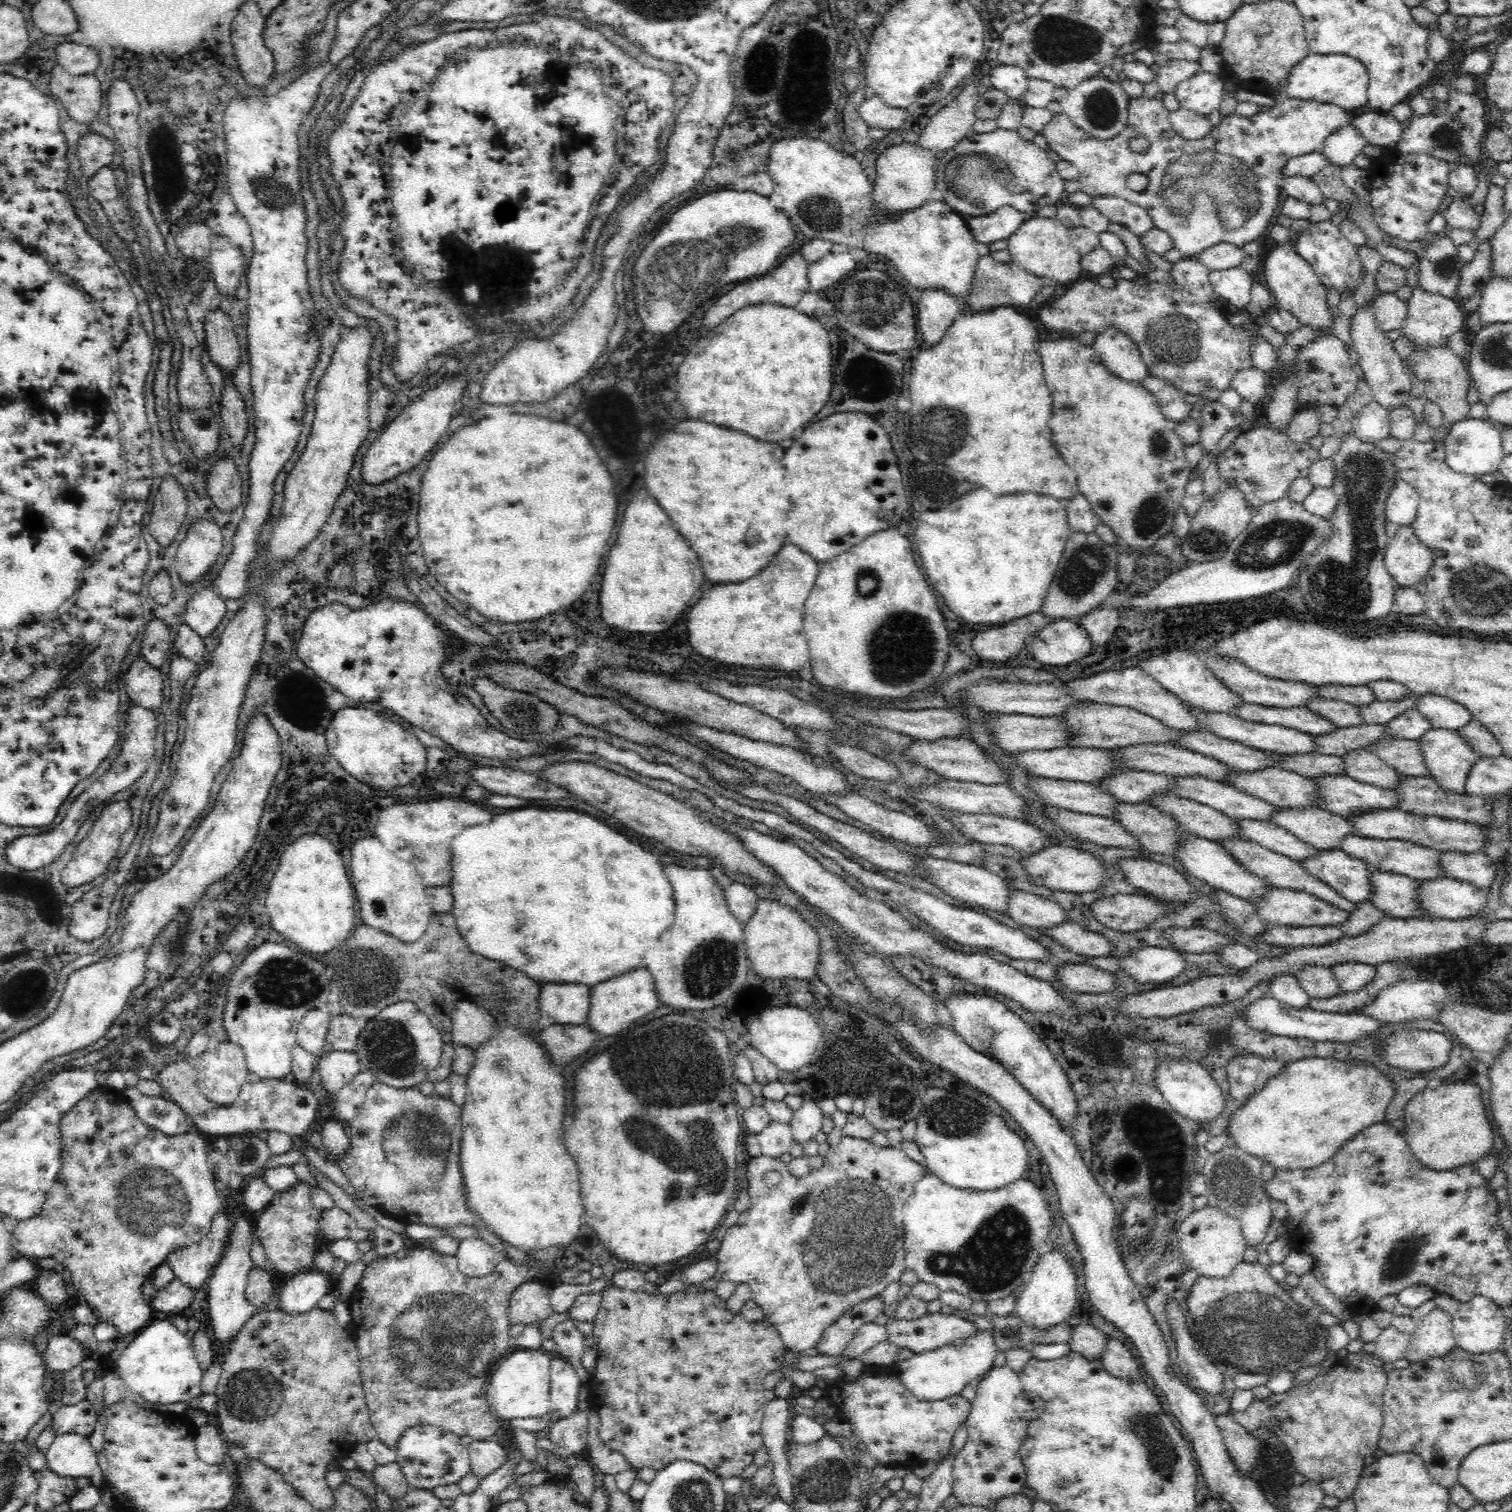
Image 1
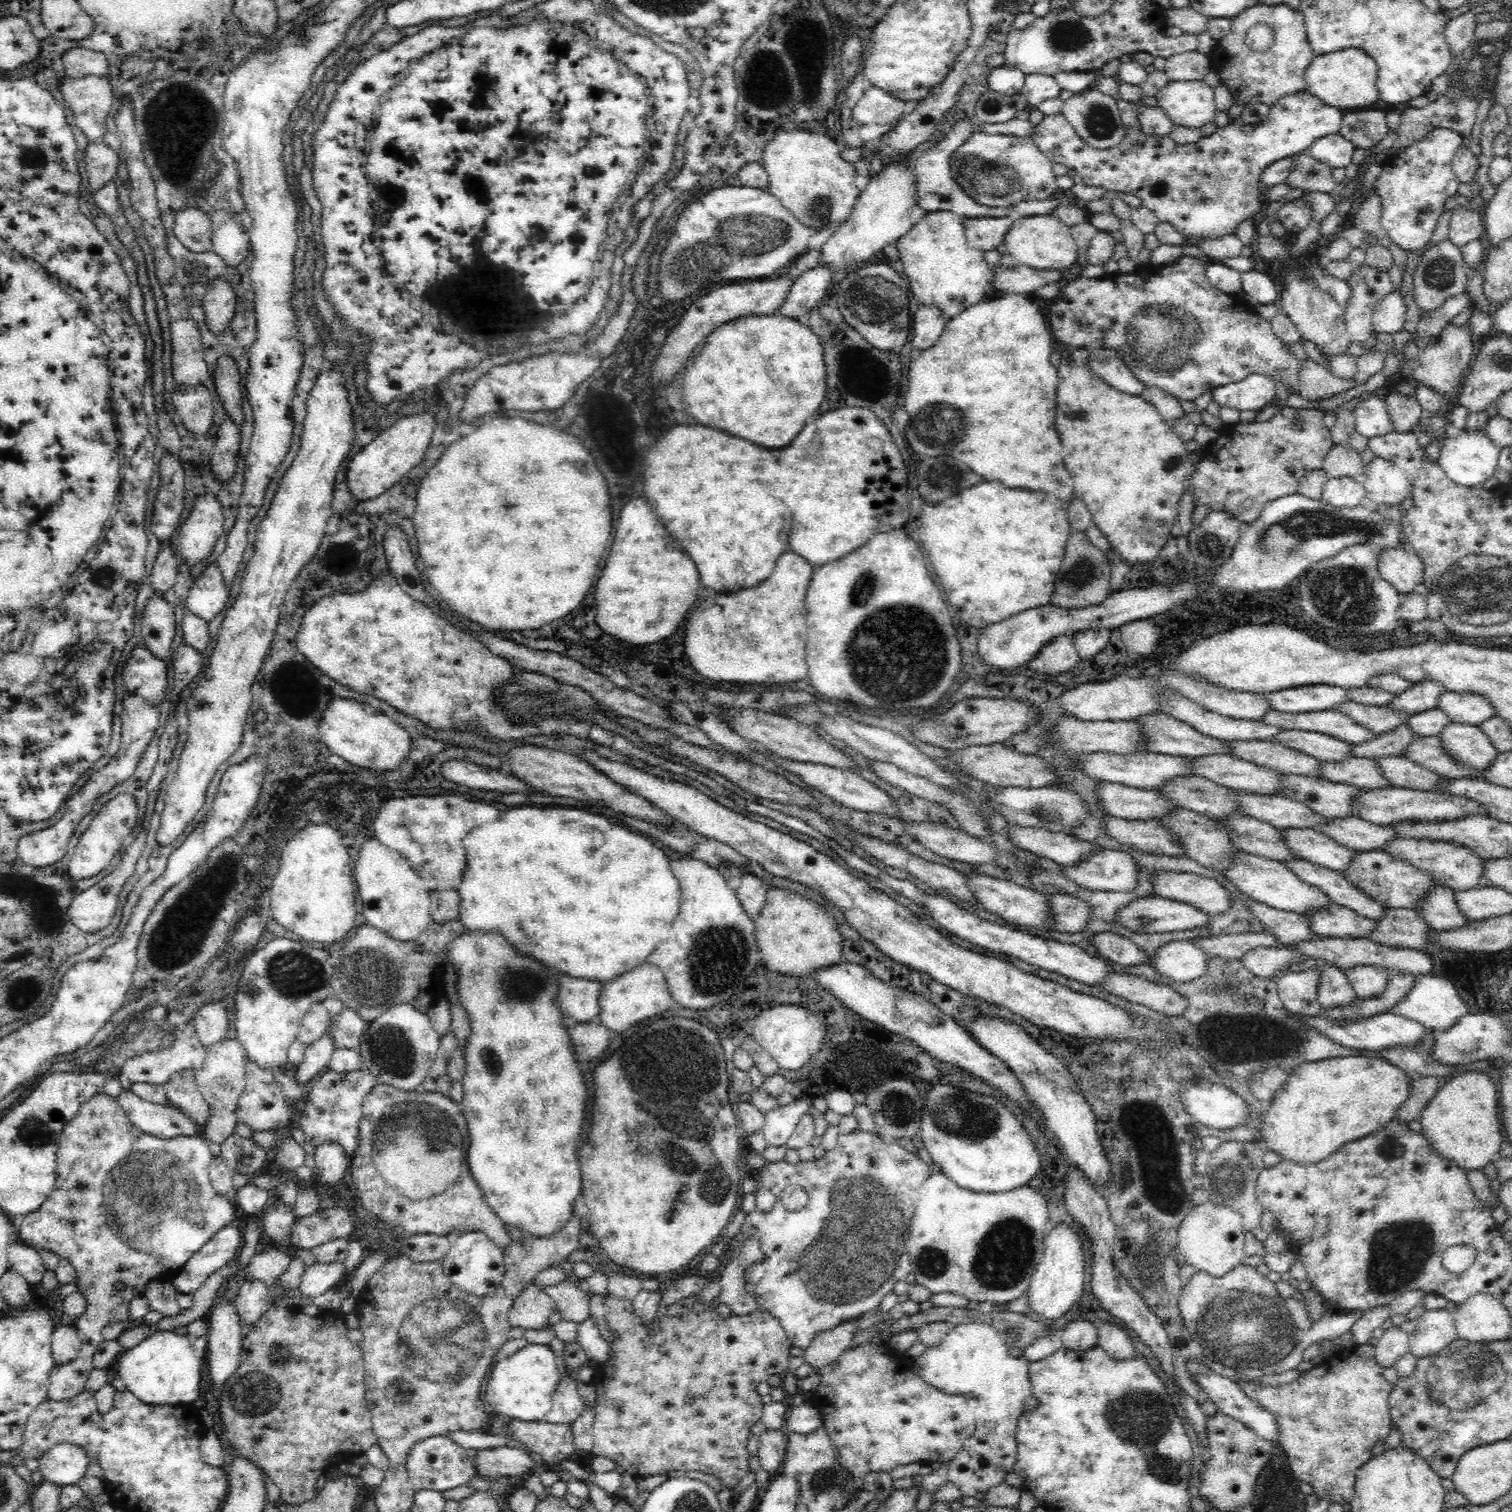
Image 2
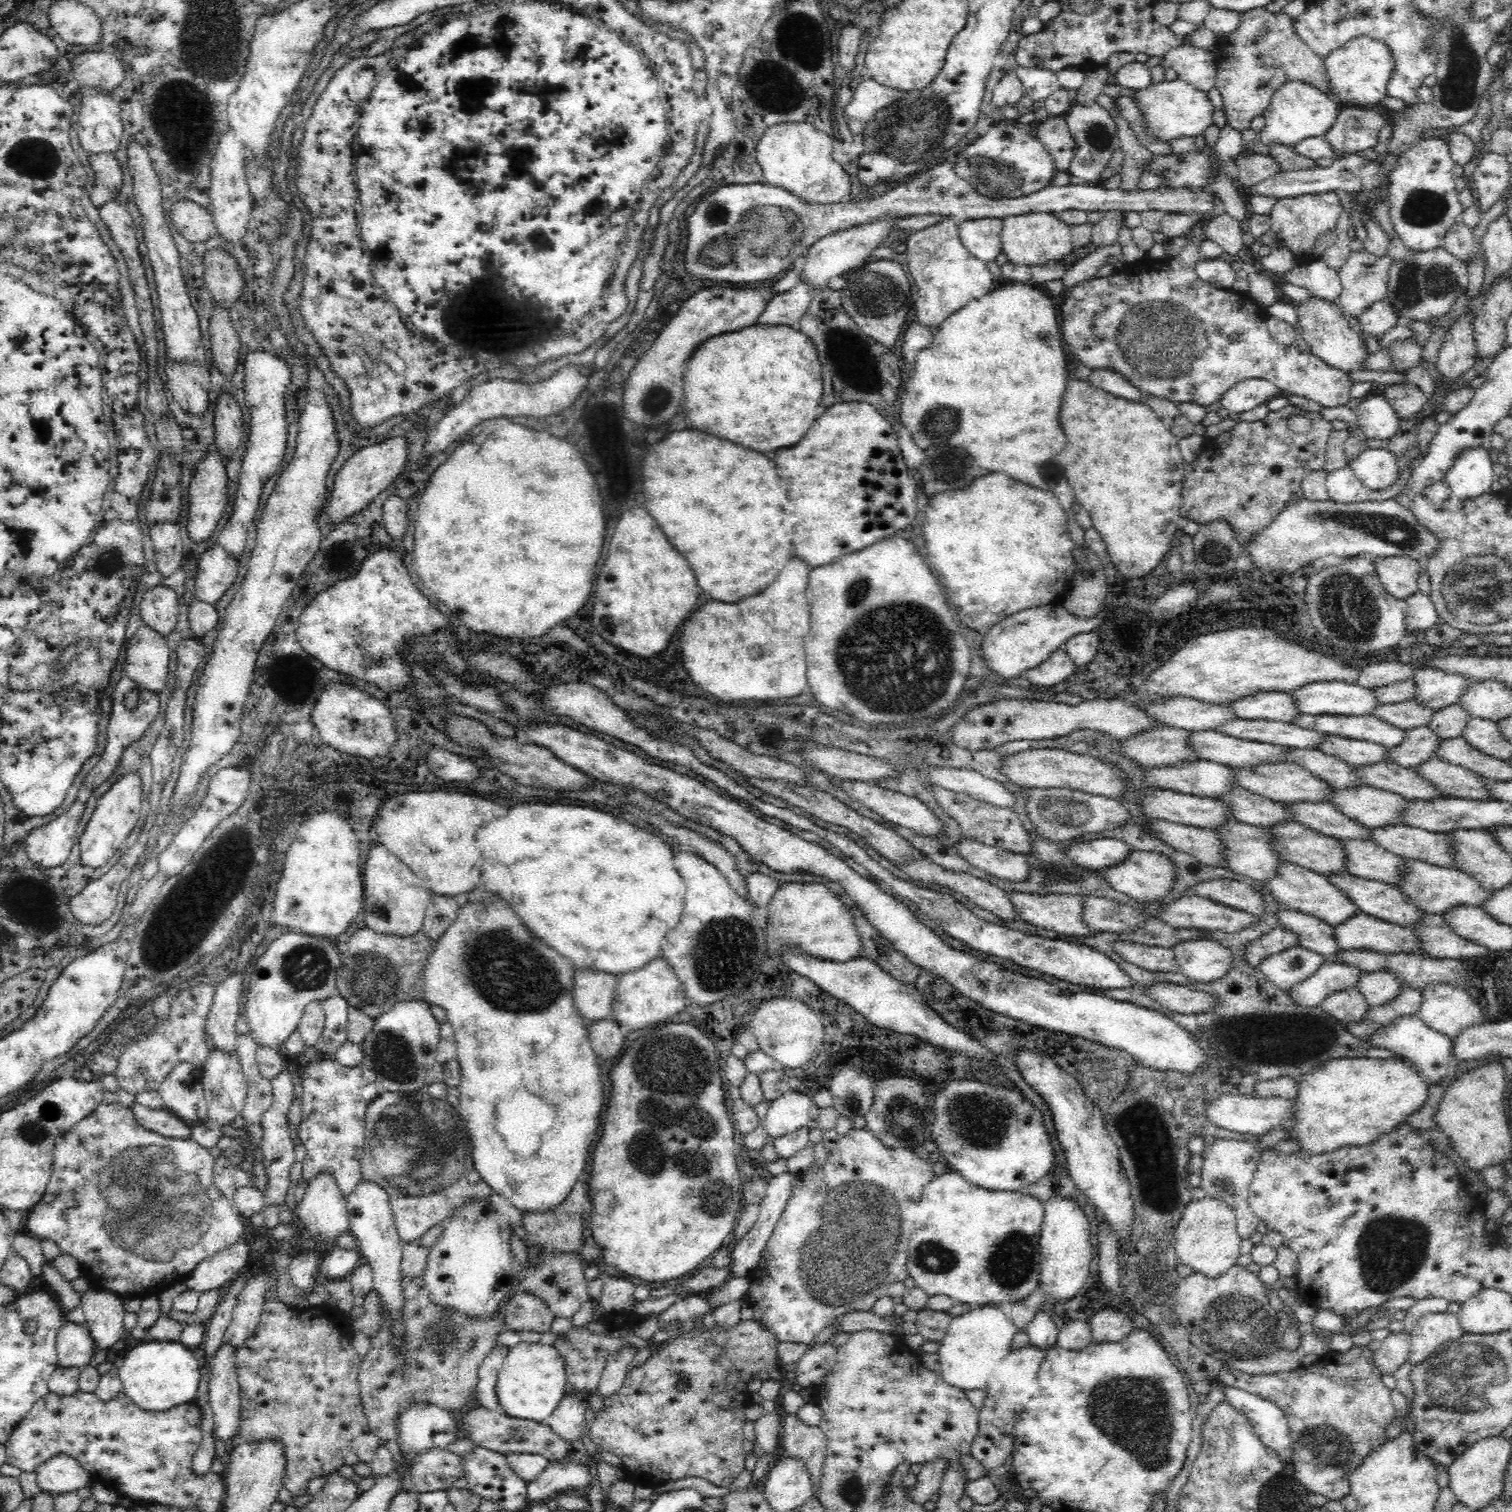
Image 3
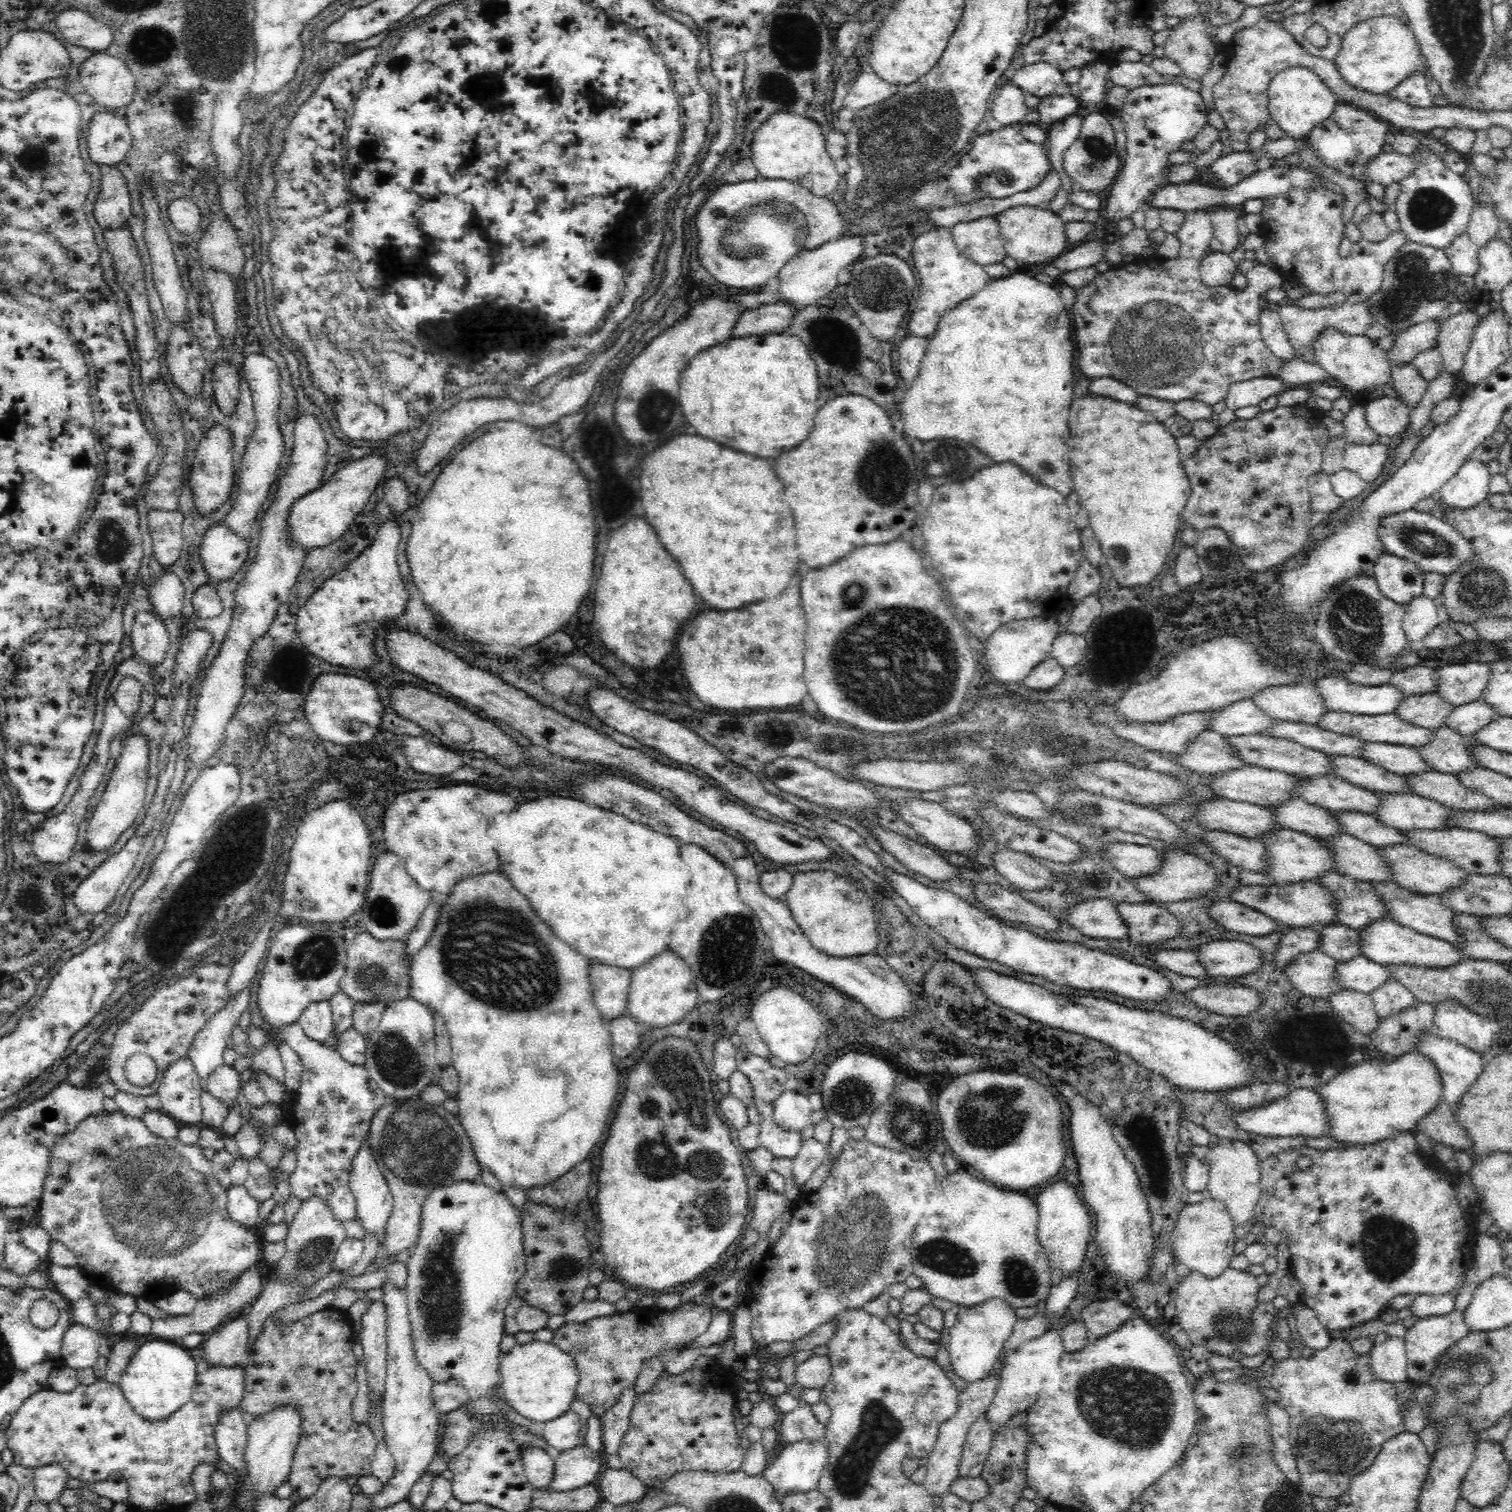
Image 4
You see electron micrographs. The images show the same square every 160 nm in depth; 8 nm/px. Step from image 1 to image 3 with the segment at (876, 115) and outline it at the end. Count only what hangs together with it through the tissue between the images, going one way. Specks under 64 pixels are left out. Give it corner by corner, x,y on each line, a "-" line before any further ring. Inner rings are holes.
867,76
858,85
853,92
852,100
846,105
846,118
867,123
880,109
896,102
900,95
899,90
878,84

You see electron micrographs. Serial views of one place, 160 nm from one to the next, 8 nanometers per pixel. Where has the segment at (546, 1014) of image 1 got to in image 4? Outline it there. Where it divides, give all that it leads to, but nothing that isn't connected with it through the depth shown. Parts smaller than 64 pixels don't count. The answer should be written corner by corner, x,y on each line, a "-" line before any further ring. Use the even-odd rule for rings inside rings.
598,963
588,968
588,983
592,986
592,1001
600,1017
607,1022
625,1015
631,969

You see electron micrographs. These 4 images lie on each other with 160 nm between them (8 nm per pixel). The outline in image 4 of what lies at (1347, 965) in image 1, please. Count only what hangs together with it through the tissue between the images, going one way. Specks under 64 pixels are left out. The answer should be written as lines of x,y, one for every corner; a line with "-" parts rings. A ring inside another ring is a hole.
1388,978
1382,986
1376,987
1369,994
1374,1003
1374,1010
1379,1018
1388,1018
1398,1014
1414,1004
1414,995
1396,979

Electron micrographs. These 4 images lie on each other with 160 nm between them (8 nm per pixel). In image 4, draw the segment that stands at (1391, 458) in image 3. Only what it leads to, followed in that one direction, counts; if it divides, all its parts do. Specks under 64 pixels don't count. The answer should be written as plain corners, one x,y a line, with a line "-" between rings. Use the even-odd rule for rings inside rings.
1348,442
1344,452
1344,467
1370,484
1382,475
1389,449
1390,447
1377,442
1368,446
1366,444
1357,446
1356,443

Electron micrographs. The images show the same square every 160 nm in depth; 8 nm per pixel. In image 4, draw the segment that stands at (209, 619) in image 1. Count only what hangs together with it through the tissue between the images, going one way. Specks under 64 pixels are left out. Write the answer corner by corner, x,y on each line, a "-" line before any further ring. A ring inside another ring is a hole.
224,522
209,526
199,546
208,584
216,586
219,582
233,579
250,553
247,540
230,531

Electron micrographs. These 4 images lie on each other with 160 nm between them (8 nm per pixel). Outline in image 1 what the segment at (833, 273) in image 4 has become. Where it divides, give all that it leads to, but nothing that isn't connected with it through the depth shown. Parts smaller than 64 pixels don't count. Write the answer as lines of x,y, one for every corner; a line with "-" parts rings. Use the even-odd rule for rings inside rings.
902,142
888,147
879,154
875,161
877,175
873,181
872,205
885,214
904,213
922,206
935,196
935,168
938,164
938,154
917,143

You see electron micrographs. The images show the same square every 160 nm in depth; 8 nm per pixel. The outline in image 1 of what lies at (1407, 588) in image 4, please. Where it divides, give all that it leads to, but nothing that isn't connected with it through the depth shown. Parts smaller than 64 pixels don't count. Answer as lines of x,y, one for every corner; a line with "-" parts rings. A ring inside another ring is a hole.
1404,525
1389,539
1384,562
1398,586
1415,587
1426,578
1434,558
1435,554
1421,544
1413,528

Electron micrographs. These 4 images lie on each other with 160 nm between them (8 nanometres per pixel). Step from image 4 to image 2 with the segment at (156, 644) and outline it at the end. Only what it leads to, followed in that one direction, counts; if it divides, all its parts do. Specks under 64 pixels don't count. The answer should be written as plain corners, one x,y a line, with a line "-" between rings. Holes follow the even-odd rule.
138,645
123,667
123,684
128,693
142,697
153,707
158,707
166,694
166,662

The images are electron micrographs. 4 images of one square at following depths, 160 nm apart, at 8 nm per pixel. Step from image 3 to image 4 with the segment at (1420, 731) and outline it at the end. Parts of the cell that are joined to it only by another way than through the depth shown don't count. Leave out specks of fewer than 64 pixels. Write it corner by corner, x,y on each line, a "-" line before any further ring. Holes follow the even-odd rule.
1444,725
1434,728
1432,740
1428,740
1424,746
1418,746
1416,749
1422,761
1428,765
1428,770
1454,774
1466,768
1477,767
1468,755
1470,742
1476,743
1473,736
1462,736

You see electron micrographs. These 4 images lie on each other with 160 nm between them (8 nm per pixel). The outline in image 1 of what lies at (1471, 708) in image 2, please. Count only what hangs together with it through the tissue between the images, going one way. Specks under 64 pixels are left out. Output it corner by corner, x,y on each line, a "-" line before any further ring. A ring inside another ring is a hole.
1427,694
1419,696
1414,708
1430,723
1432,729
1456,731
1470,722
1470,713
1460,703
1444,695

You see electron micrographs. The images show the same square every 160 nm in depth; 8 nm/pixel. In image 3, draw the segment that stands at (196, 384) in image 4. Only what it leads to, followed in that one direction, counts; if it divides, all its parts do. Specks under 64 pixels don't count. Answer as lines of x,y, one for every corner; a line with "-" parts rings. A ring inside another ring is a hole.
170,361
166,364
166,374
168,388
184,411
200,415
208,410
208,386
211,381
208,365

